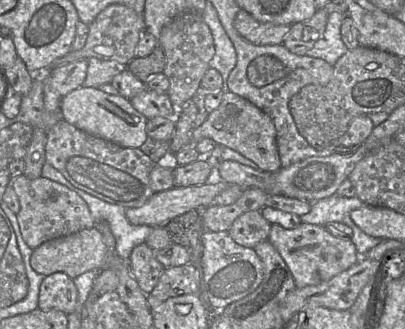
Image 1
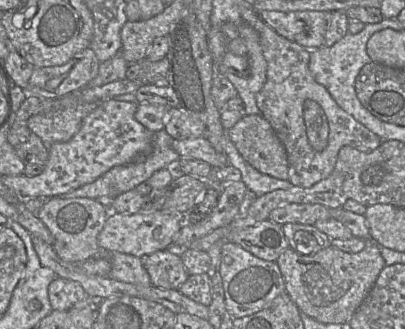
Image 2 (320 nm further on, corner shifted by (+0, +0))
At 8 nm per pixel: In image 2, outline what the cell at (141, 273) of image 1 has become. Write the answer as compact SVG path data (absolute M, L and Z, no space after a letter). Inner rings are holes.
M168 248L141 257L151 284L161 289L178 289L190 276L181 260L180 252Z

